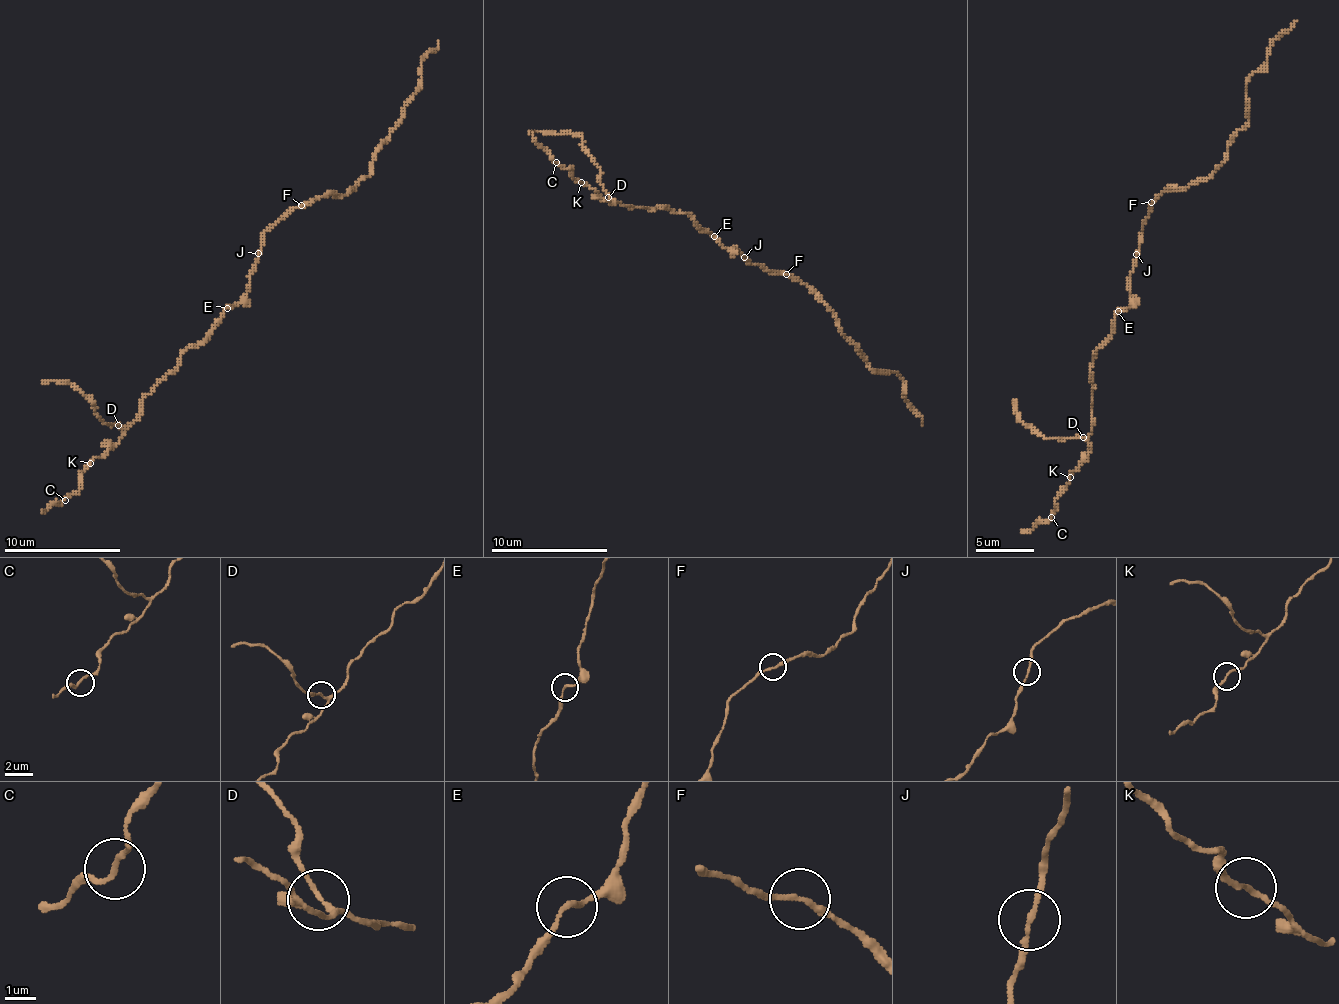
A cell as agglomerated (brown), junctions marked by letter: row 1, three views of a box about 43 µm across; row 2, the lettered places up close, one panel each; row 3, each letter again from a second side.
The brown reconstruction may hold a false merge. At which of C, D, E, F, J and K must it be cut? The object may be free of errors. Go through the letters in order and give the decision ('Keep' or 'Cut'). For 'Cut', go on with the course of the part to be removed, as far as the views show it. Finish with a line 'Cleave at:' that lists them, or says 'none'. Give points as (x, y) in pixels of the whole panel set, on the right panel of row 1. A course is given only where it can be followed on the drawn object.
C: Keep
D: Keep
E: Keep
F: Keep
J: Keep
K: Keep
Cleave at: none

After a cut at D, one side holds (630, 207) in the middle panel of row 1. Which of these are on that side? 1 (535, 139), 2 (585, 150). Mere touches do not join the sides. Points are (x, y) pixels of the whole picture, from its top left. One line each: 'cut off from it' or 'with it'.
1: with it
2: cut off from it

